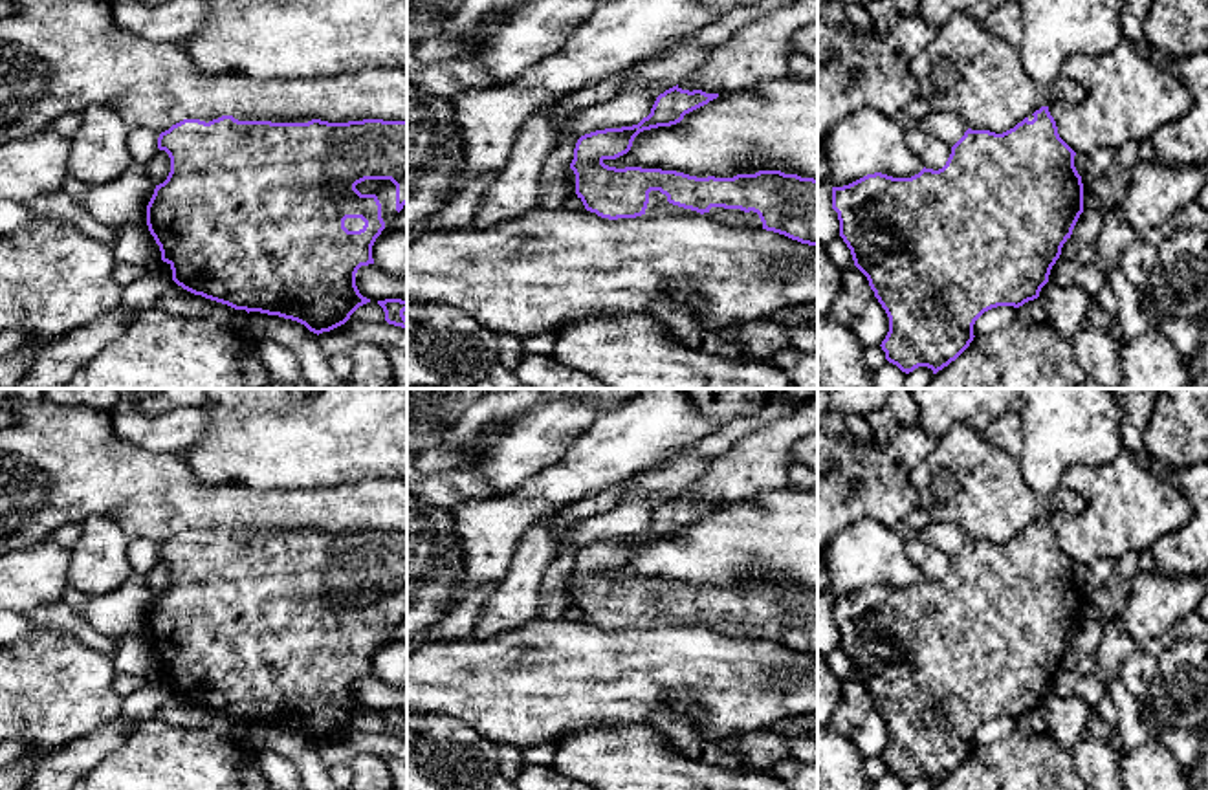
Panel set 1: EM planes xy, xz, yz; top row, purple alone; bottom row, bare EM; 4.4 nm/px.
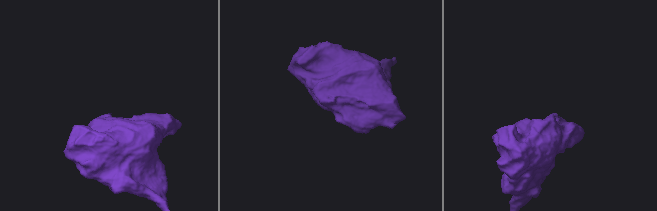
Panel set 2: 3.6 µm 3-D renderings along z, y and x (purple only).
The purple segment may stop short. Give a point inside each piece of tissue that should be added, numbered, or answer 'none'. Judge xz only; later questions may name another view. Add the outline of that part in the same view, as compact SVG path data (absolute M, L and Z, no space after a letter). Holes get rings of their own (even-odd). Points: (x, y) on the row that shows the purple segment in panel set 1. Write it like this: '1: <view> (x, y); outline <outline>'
1: xz (658, 206); outline M660 191L649 192L649 203L642 216L638 218L658 218L658 216L704 216L717 224L735 227L735 229L763 229L763 222L757 213L750 211L744 213L741 209L724 209L724 207L711 207L708 213L700 214L691 209L684 209L667 202L667 196Z

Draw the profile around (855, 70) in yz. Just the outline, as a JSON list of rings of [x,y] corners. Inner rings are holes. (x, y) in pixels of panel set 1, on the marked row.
[[[920,13],[900,15],[885,35],[876,29],[869,35],[845,20],[832,27],[818,20],[818,143],[830,128],[860,108],[874,108],[889,117],[904,114],[906,106],[920,95],[911,71],[911,60],[928,48],[939,29],[928,26]]]

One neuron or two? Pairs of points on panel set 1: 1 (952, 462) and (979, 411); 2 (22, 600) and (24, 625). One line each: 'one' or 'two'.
1: two
2: two

